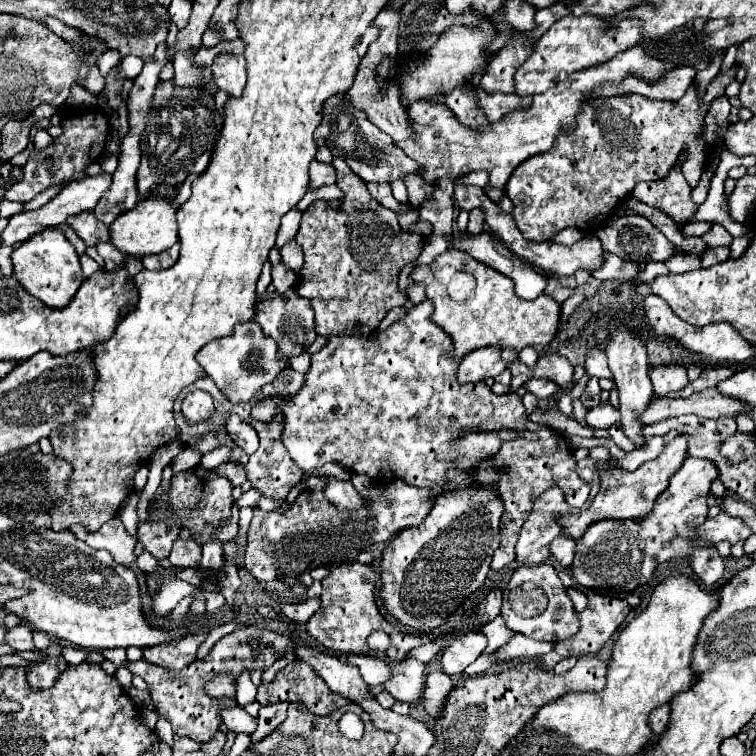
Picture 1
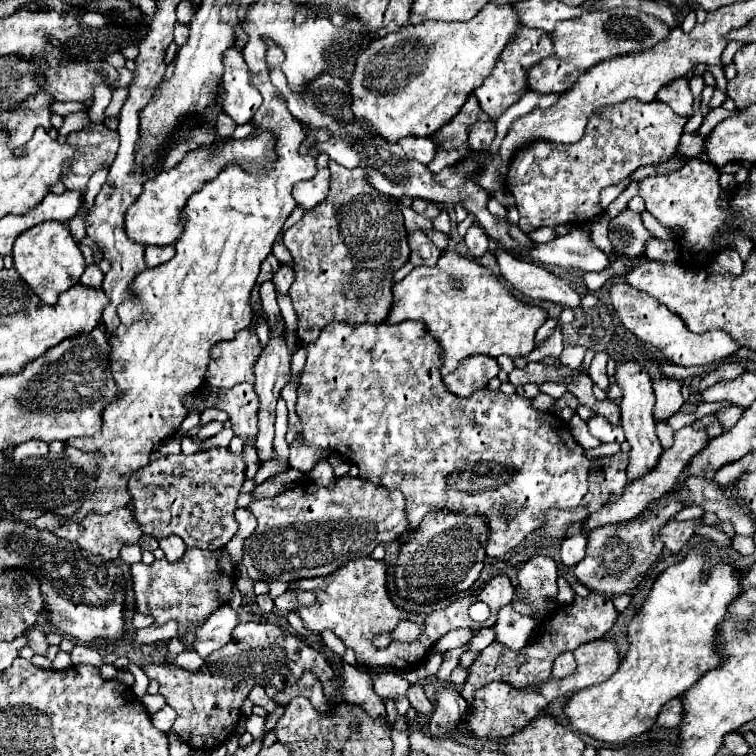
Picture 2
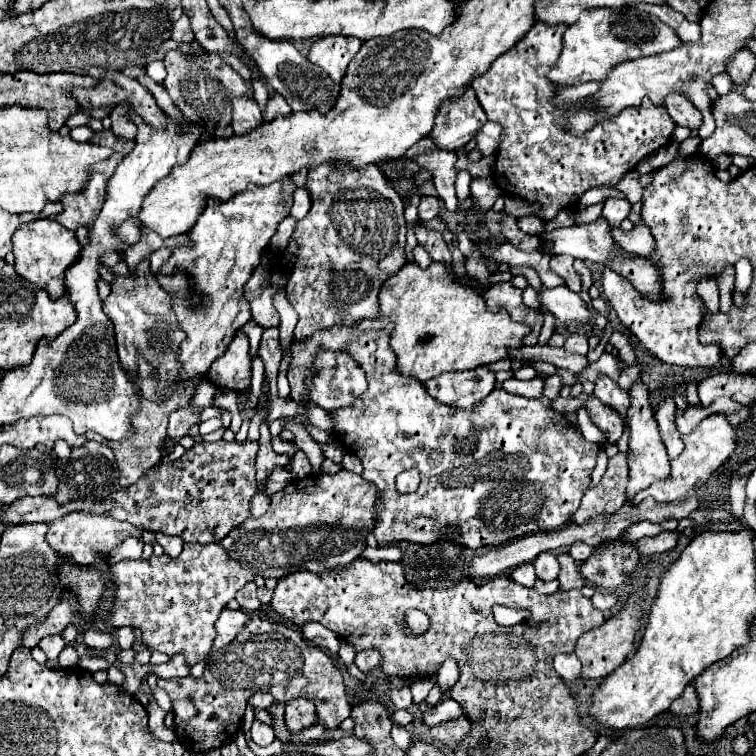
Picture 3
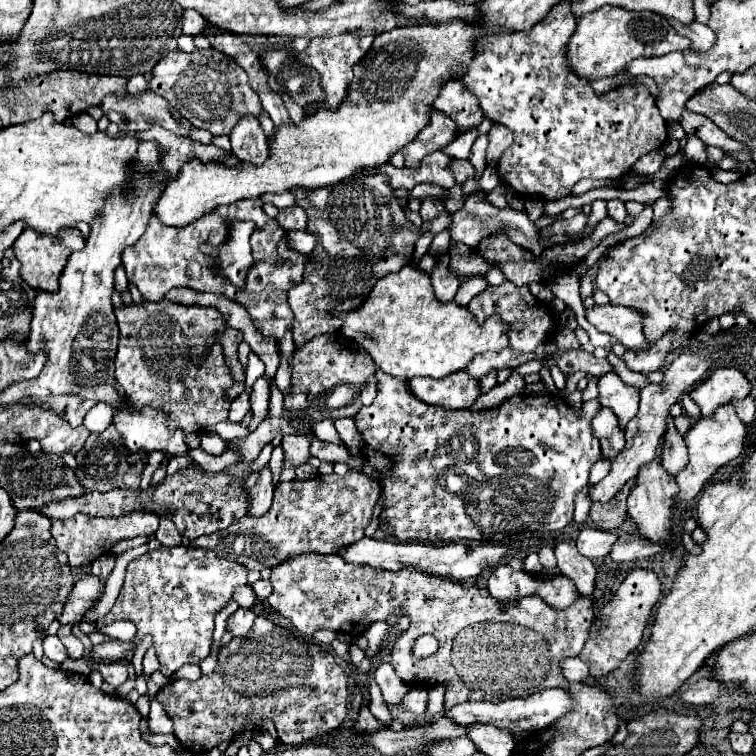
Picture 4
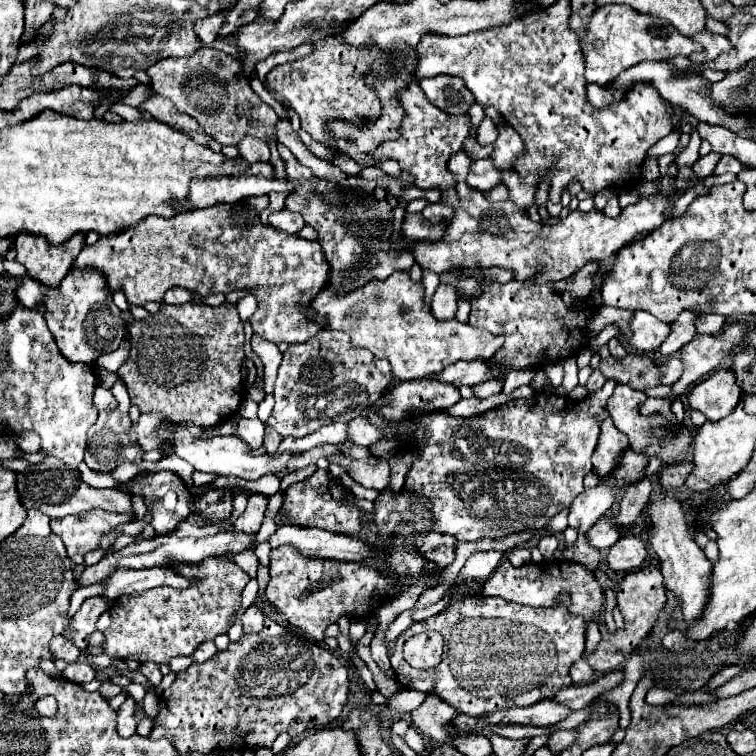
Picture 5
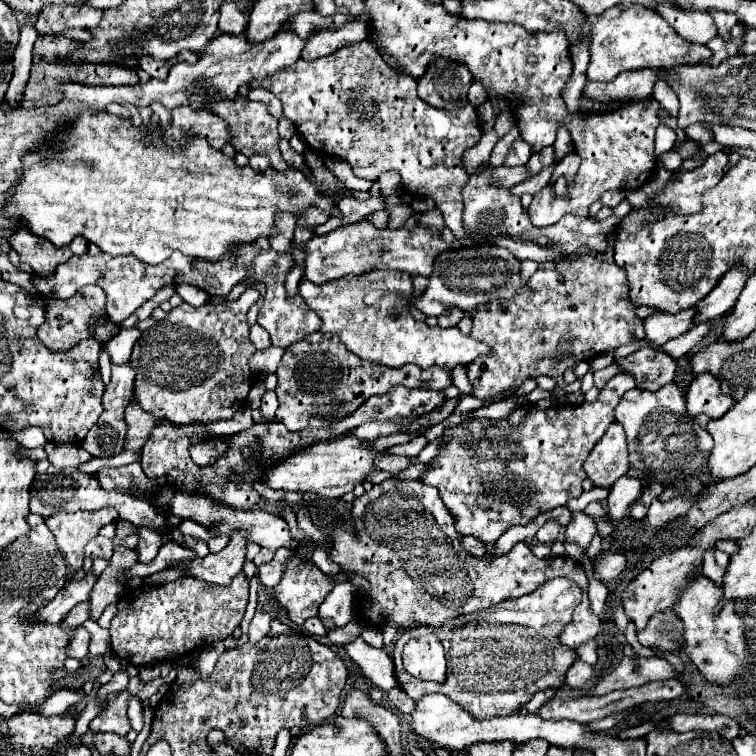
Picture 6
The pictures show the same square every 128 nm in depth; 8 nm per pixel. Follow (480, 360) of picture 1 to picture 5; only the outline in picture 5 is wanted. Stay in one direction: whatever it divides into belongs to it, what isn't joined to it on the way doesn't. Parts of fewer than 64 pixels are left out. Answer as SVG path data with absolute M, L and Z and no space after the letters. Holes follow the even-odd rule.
M434 378L406 380L388 392L380 414L386 420L402 420L408 410L446 410L460 398L460 390L452 384L440 384Z

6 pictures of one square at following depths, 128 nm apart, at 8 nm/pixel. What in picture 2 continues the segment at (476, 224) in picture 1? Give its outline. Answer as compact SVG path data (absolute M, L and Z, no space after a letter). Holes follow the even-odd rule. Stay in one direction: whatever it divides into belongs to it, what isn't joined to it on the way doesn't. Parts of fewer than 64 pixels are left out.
M472 224L472 226L468 228L464 240L466 240L466 246L468 246L468 250L470 250L470 254L472 254L474 258L482 256L482 254L488 250L488 244L490 244L486 232L484 232L478 224Z

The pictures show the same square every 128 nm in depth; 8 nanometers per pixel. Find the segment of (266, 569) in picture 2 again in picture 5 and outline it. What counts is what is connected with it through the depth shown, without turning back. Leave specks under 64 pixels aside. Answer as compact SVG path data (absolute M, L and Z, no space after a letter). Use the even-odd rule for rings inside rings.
M316 470L314 476L310 476L308 480L292 484L284 492L284 516L286 516L286 522L292 522L292 524L302 526L302 528L324 528L328 532L338 532L338 534L360 534L362 522L364 522L360 508L350 500L332 498L330 480L334 480L330 476L330 472ZM182 522L176 532L170 536L156 536L154 540L138 540L114 554L108 554L98 564L88 566L82 576L78 578L78 586L98 584L108 574L112 574L116 568L154 568L154 566L166 566L168 560L196 564L208 556L222 556L222 554L240 554L248 548L252 548L256 542L256 536L244 536L244 532L234 532L232 524L210 524L210 526L198 526L190 522Z

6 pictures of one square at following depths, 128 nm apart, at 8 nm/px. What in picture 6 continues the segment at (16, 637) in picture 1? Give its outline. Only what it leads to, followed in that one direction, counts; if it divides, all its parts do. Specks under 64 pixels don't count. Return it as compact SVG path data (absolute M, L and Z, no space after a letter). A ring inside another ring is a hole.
M78 626L74 636L72 636L72 640L68 642L68 656L76 658L76 660L86 658L86 654L88 654L88 640L90 640L90 634L84 630L84 626Z

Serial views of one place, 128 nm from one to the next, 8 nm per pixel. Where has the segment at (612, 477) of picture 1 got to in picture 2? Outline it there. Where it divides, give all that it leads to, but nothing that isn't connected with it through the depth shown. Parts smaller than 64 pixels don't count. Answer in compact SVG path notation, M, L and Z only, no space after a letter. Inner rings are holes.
M686 426L678 432L674 432L674 444L670 450L664 450L660 456L660 464L656 464L656 468L652 472L648 472L648 476L640 476L640 480L630 480L624 490L622 496L610 496L610 502L606 502L602 508L598 508L596 512L592 512L586 520L584 520L584 530L594 530L598 526L606 526L606 524L618 524L618 522L628 522L634 520L636 516L640 516L654 500L662 498L664 494L668 494L680 480L680 474L684 472L686 464L708 444L706 432L704 430L694 430L692 426Z

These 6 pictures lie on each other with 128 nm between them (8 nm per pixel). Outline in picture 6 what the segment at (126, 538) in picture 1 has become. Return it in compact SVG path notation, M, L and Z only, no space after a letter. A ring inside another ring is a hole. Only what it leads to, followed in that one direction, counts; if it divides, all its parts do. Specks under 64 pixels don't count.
M102 508L94 512L60 512L52 518L48 518L48 526L52 526L52 534L56 536L56 544L62 550L62 554L68 560L68 566L74 570L82 568L84 560L84 546L98 536L98 530L118 520L118 512L114 508Z

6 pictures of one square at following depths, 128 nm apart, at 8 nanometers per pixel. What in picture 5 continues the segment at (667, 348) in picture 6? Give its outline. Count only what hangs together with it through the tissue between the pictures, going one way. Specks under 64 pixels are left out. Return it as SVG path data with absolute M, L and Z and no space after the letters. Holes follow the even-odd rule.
M704 314L696 321L696 330L698 334L716 335L722 326L726 324L726 318L718 314Z

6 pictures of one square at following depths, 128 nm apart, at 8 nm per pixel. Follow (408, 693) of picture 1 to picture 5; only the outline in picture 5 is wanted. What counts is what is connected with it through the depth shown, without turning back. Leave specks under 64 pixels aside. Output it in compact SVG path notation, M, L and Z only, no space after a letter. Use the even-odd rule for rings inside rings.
M612 672L606 676L600 676L598 680L594 680L592 684L582 684L582 686L568 686L562 688L560 692L556 692L552 696L552 700L560 700L560 704L568 704L568 708L572 708L572 712L586 708L594 698L598 698L600 694L604 694L606 690L612 690L614 686L618 686L622 682L624 672Z

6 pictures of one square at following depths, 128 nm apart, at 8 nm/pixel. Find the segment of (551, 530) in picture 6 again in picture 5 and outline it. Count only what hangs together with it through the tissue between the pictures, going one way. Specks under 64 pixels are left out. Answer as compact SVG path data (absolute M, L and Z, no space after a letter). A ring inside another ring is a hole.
M544 536L544 538L540 540L540 544L538 544L538 550L542 552L542 556L544 556L546 560L552 560L556 548L558 548L558 542L556 542L554 536Z

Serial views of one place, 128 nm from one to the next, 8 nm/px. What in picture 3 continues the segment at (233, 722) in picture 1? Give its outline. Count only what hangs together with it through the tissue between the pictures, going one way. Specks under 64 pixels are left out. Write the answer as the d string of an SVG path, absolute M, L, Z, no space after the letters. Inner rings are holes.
M254 718L252 722L252 728L250 728L250 736L252 740L258 744L258 746L268 746L272 740L274 740L274 732L272 732L272 726L260 722Z

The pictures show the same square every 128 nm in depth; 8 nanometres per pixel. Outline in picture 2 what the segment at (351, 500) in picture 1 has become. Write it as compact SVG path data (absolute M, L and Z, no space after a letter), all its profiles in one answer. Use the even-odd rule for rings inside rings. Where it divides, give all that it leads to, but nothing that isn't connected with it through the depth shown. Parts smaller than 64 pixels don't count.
M322 460L322 462L318 462L316 464L316 468L305 475L306 480L309 482L316 482L316 484L324 484L324 486L328 486L328 484L332 484L332 480L336 480L336 476L334 476L334 470L332 470L332 466L326 460Z

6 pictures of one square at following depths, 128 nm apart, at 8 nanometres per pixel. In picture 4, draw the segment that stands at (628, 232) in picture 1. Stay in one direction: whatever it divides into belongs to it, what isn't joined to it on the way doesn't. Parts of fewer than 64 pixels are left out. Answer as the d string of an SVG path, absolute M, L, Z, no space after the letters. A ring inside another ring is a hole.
M608 200L608 216L616 222L626 220L626 206L622 200Z

